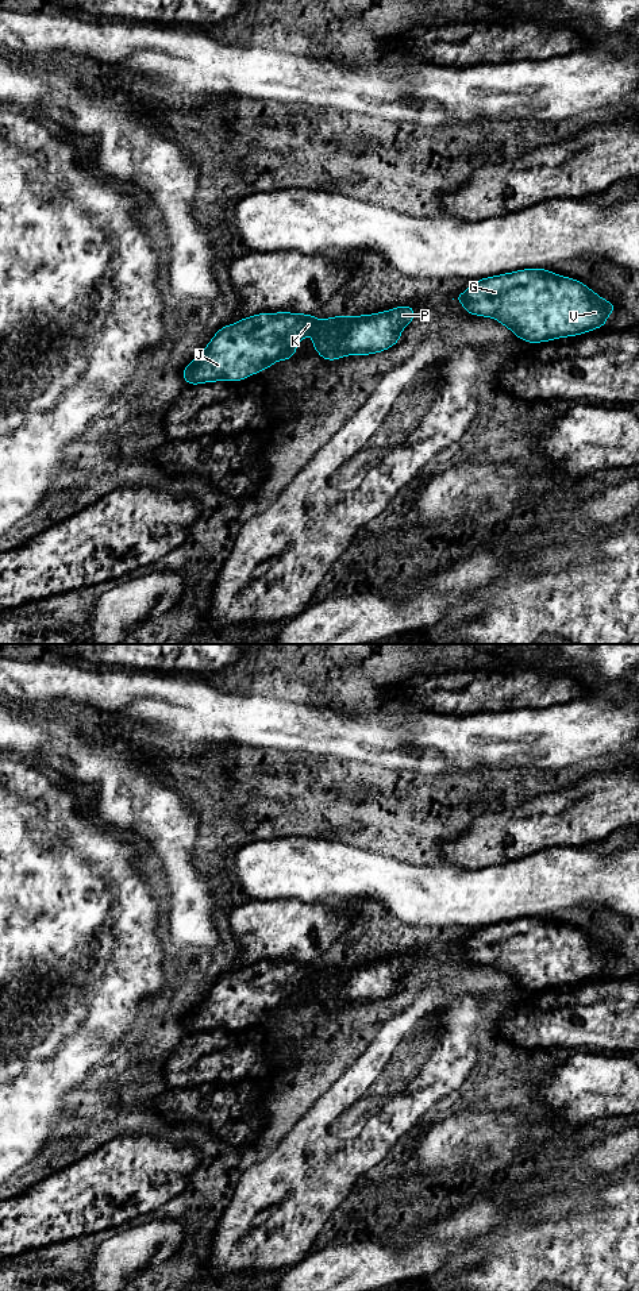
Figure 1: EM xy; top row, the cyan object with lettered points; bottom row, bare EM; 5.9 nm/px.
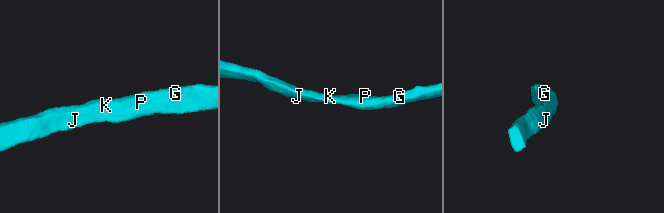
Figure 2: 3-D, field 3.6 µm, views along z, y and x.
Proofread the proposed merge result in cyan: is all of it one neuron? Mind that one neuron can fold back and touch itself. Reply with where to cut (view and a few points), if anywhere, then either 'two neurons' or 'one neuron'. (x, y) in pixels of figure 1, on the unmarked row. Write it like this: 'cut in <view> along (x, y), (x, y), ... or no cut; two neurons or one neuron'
no cut; one neuron

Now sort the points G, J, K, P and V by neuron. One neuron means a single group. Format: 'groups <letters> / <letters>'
groups G J K P V

